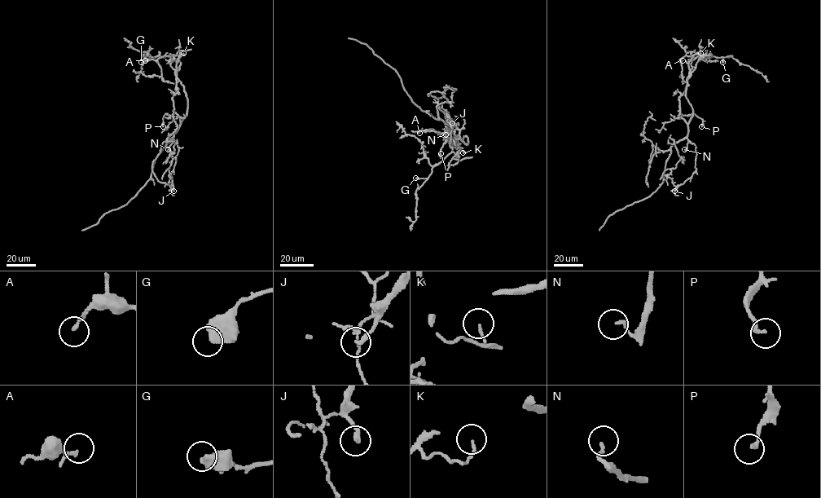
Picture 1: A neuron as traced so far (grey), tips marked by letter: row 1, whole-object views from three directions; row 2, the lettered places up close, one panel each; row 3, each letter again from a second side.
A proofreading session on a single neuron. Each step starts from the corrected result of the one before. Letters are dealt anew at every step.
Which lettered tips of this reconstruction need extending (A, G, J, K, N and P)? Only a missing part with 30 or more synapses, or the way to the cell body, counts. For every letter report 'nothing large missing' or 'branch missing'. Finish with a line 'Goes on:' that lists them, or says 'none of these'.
A: nothing large missing
G: nothing large missing
J: nothing large missing
K: nothing large missing
N: nothing large missing
P: nothing large missing
Goes on: none of these

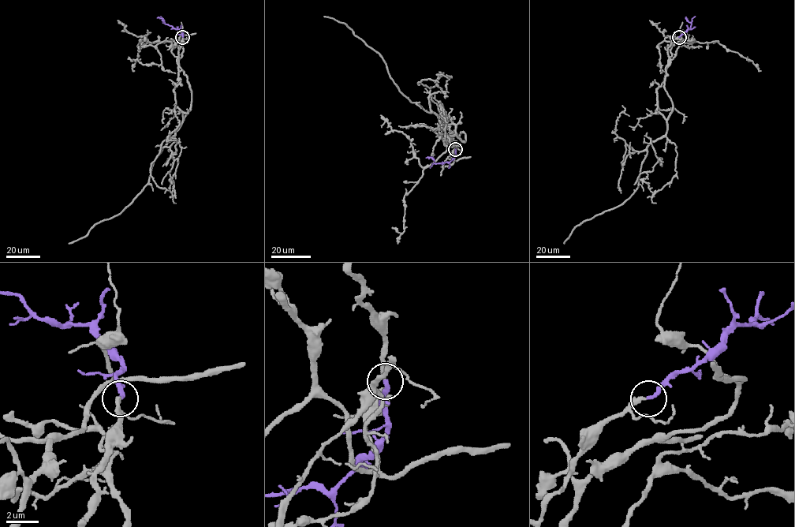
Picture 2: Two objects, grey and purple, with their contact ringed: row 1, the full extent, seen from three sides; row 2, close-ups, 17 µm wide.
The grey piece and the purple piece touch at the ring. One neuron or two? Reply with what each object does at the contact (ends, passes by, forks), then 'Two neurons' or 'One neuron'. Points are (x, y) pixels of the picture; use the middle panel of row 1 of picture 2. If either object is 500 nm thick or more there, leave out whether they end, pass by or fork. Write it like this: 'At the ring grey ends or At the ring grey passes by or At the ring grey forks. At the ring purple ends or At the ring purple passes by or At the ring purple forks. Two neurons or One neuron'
At the ring grey ends. At the ring purple ends. One neuron

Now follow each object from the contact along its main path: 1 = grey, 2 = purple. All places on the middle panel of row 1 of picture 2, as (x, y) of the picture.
1: (455, 149), (446, 123), (455, 126), (448, 135), (433, 112), (399, 90), (379, 54), (323, 16)
2: (455, 149), (455, 156), (449, 162), (435, 163), (432, 157), (426, 158)

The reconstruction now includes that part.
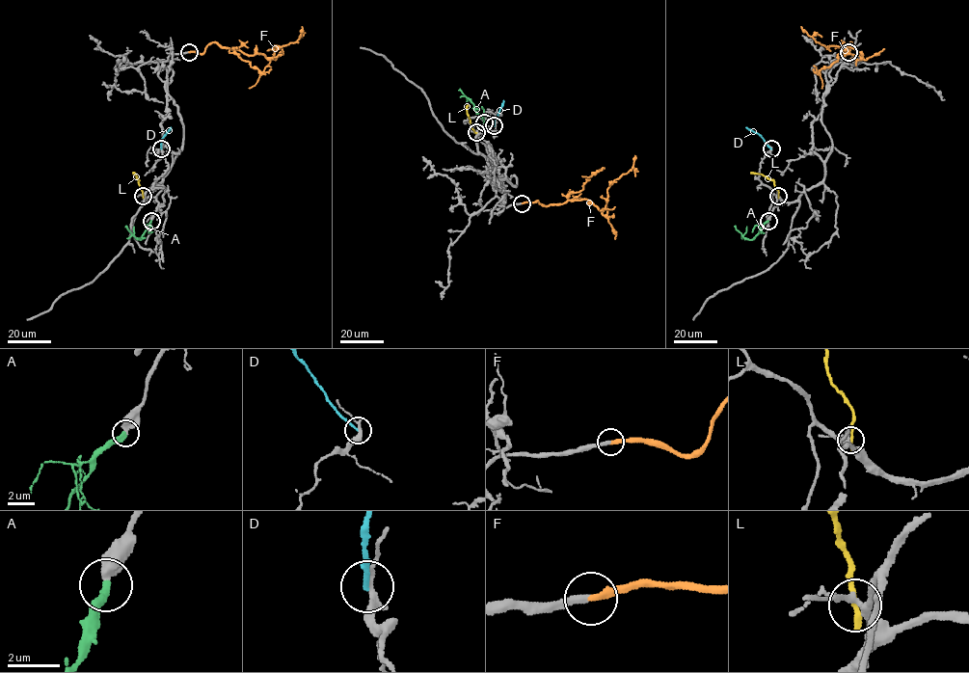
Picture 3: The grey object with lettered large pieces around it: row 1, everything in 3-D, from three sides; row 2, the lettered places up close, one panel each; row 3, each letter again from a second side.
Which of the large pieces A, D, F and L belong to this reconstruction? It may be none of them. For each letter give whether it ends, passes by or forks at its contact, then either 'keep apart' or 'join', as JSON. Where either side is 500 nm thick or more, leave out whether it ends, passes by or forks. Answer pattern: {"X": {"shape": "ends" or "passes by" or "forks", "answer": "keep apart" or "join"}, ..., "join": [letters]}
{"A": {"answer": "join"}, "D": {"shape": "ends", "answer": "keep apart"}, "F": {"shape": "ends", "answer": "join"}, "L": {"shape": "ends", "answer": "keep apart"}, "join": ["A", "F"]}

